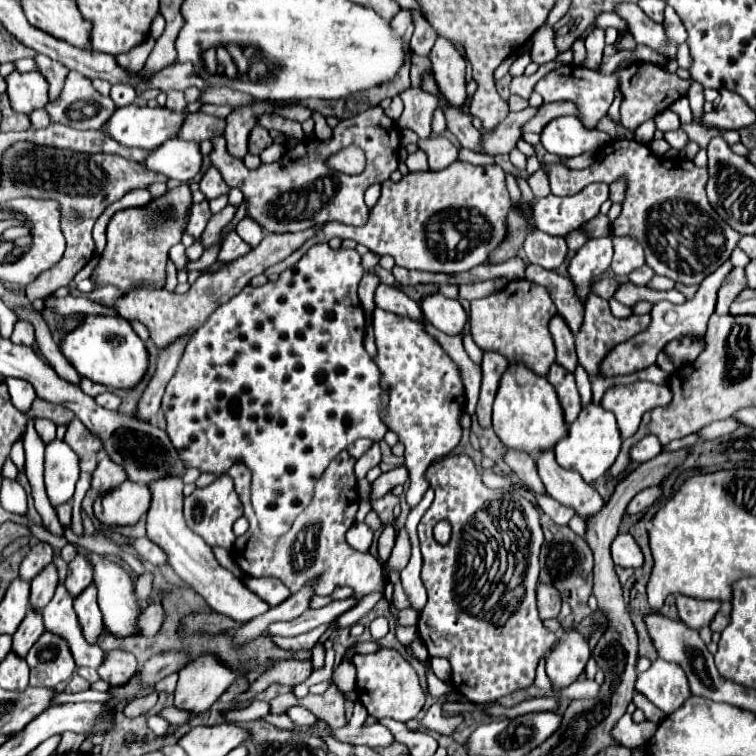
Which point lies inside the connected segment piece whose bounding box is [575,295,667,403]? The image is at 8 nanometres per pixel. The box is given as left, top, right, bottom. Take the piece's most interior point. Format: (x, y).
(600, 331)

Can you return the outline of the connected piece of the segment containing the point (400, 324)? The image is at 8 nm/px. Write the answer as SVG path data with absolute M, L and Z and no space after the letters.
M375 309L373 329L377 343L377 355L373 361L381 371L381 387L389 395L381 419L405 445L405 467L411 479L411 487L405 495L407 503L415 507L429 489L429 481L425 479L427 467L449 455L461 441L459 419L465 411L465 385L459 367L427 333L423 321Z

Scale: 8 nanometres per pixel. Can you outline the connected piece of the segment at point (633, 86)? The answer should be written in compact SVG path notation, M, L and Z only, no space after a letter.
M637 61L637 63L629 65L627 69L621 71L621 77L619 77L619 89L623 91L621 123L627 129L635 131L643 121L653 119L655 115L659 115L661 111L671 107L673 101L683 97L687 93L689 85L691 85L691 81L683 81L677 75L669 75L665 69L661 69L661 67L653 65L653 63Z

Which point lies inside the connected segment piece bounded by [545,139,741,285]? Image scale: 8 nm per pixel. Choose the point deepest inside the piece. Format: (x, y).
(666, 208)

